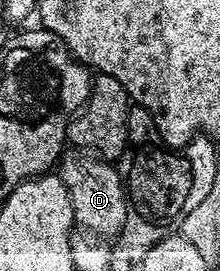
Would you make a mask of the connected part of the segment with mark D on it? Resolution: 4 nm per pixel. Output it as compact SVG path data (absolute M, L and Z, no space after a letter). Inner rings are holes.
M72 150L59 161L58 175L66 186L75 223L100 238L115 237L130 215L130 201L119 171L111 163L84 150Z

